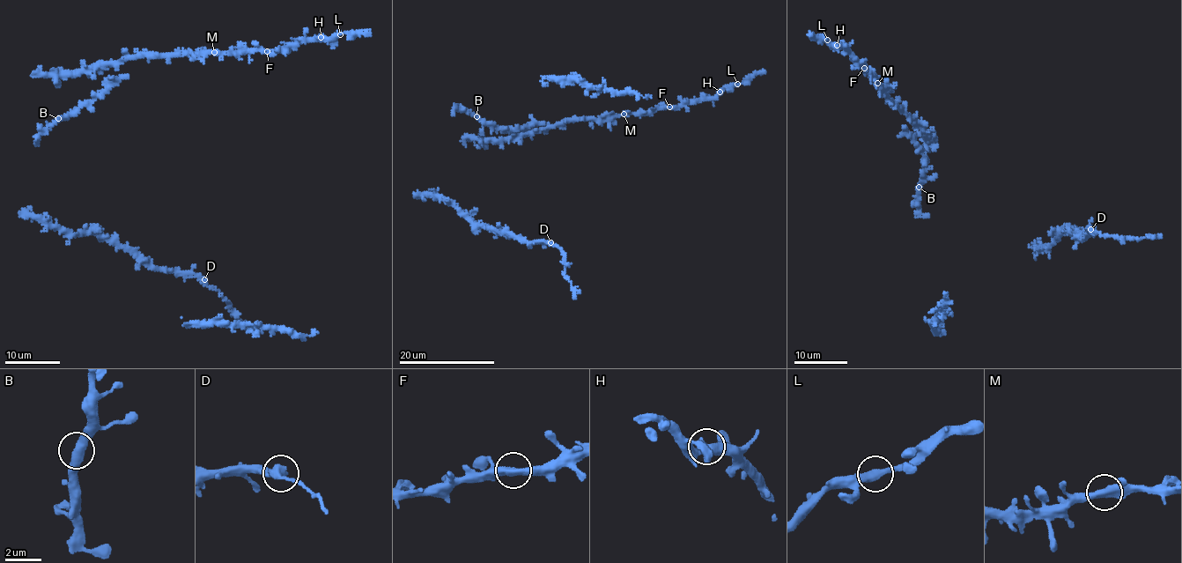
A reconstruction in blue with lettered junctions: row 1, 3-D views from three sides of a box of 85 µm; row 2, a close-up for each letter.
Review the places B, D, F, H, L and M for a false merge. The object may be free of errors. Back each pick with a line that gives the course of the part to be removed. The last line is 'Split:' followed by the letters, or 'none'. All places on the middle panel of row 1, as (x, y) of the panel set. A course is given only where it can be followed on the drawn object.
D: course (550, 242), (565, 256), (563, 275), (575, 292), (572, 298)
Split: D

